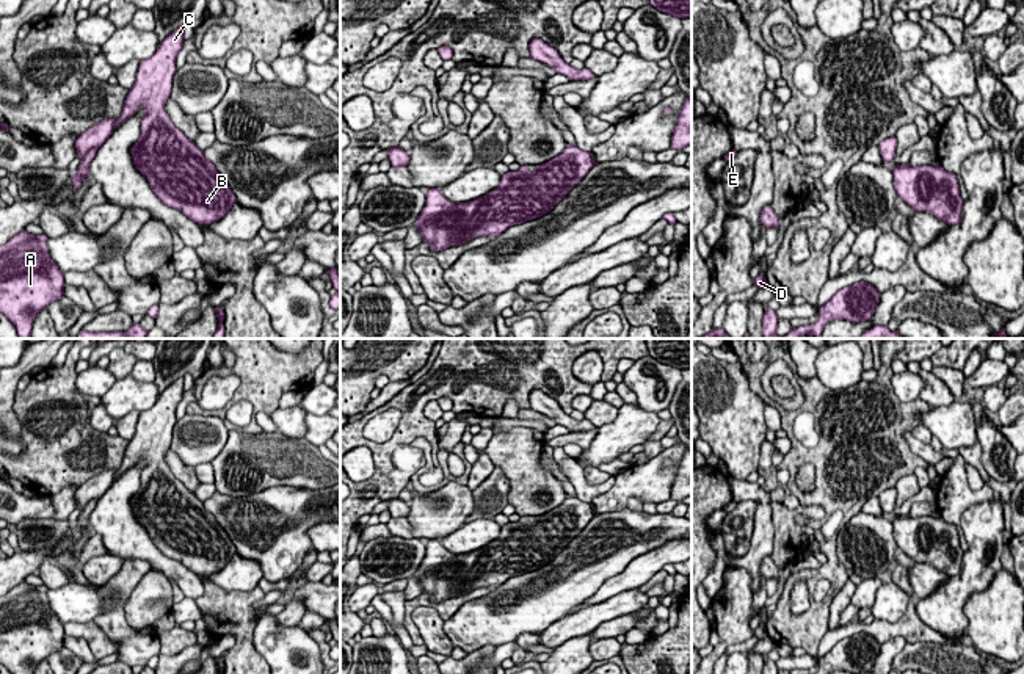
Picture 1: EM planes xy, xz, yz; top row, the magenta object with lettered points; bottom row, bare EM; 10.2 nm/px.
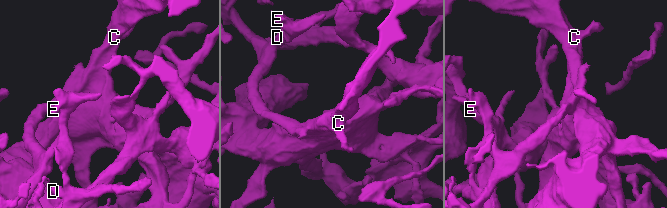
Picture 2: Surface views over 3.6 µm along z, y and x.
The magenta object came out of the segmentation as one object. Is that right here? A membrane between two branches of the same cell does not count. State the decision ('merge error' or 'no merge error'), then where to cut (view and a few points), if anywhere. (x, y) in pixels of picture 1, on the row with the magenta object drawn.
merge error | xy (98, 146), (85, 155), (82, 170), (74, 177), (76, 188)

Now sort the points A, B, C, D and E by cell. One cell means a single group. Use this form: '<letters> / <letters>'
A D E / B C

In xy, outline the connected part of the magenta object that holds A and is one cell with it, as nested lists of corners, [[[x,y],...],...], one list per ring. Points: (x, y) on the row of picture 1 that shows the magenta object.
[[[22,230],[0,246],[0,313],[16,326],[19,339],[30,339],[38,313],[63,296],[64,273],[50,259],[45,235]]]

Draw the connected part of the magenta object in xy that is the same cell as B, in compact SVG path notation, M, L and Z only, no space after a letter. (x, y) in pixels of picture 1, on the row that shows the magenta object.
M183 27L176 28L151 58L140 61L135 85L113 127L144 108L141 135L130 147L135 168L165 205L180 210L198 224L212 224L224 218L237 197L204 150L188 140L165 111L183 38Z

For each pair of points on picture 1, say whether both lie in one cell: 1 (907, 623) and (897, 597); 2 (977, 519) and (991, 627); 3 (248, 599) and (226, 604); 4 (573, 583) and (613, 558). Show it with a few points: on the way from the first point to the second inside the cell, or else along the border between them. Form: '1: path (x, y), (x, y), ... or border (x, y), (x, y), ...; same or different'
1: border (913, 599), (896, 621), (875, 619); different
2: border (1001, 566), (993, 580), (968, 599), (966, 619); different
3: path (243, 601), (231, 604); same
4: path (582, 574), (590, 566), (604, 561); same

